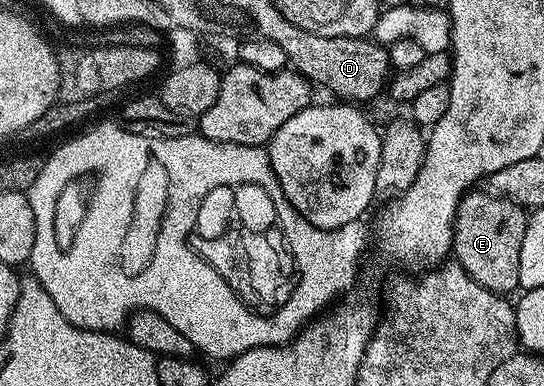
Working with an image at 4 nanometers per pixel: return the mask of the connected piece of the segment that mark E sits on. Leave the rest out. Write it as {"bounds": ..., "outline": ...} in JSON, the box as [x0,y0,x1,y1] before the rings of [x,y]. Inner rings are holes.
{"bounds":[453,190,527,293],"outline":[[[489,190],[477,191],[467,192],[458,203],[458,213],[454,216],[453,259],[489,292],[517,293],[520,288],[520,246],[524,246],[527,209]]]}

